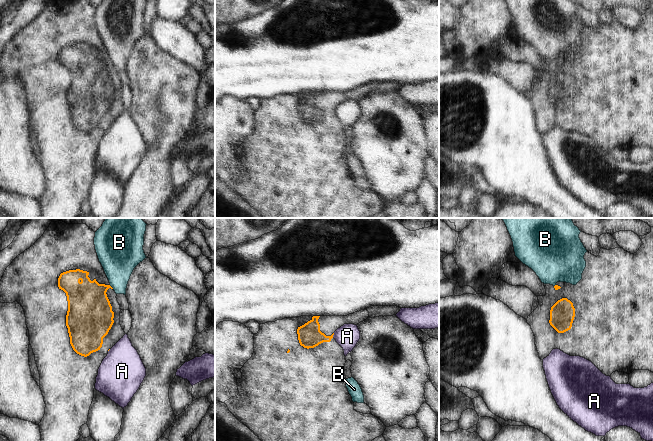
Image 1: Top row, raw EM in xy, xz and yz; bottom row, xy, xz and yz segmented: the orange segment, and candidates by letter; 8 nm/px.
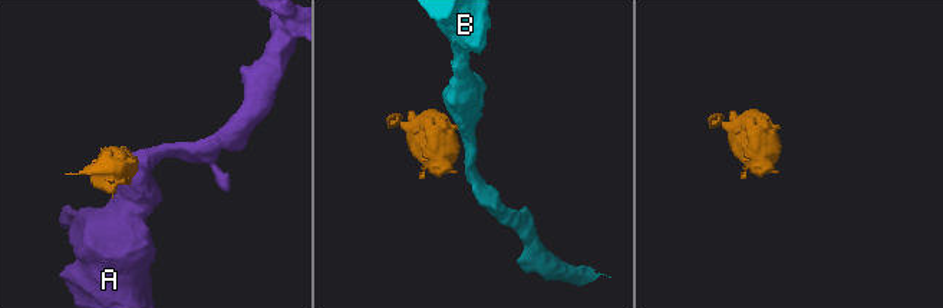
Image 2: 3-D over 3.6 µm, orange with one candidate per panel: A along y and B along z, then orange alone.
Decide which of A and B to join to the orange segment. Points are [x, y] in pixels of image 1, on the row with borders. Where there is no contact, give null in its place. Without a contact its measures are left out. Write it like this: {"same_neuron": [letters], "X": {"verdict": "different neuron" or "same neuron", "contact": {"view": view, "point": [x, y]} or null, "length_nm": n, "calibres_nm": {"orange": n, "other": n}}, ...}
{"same_neuron": [], "A": {"verdict": "different neuron", "contact": {"view": "xz", "point": [333, 334]}, "length_nm": 40, "calibres_nm": {"orange": 190, "other": 190}}, "B": {"verdict": "different neuron", "contact": {"view": "xy", "point": [110, 286]}, "length_nm": 50, "calibres_nm": {"orange": 340, "other": 300}}}

